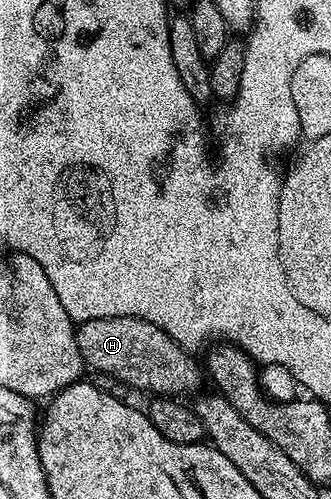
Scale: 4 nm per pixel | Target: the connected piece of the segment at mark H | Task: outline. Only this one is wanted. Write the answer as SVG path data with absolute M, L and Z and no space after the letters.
M91 318L76 326L76 343L84 357L85 367L93 366L98 373L109 374L136 390L153 390L151 393L156 396L195 395L200 390L201 363L199 366L192 359L195 357L169 334L162 332L162 328L141 318Z

